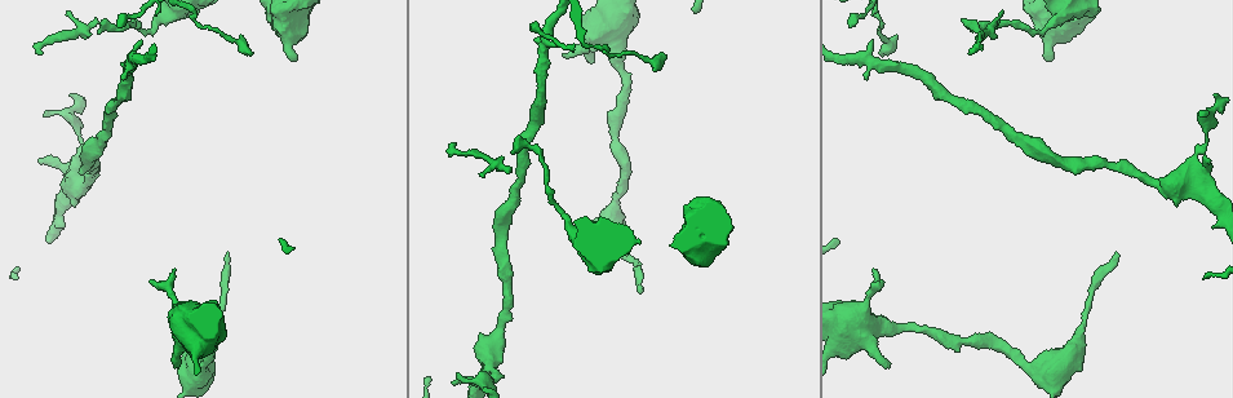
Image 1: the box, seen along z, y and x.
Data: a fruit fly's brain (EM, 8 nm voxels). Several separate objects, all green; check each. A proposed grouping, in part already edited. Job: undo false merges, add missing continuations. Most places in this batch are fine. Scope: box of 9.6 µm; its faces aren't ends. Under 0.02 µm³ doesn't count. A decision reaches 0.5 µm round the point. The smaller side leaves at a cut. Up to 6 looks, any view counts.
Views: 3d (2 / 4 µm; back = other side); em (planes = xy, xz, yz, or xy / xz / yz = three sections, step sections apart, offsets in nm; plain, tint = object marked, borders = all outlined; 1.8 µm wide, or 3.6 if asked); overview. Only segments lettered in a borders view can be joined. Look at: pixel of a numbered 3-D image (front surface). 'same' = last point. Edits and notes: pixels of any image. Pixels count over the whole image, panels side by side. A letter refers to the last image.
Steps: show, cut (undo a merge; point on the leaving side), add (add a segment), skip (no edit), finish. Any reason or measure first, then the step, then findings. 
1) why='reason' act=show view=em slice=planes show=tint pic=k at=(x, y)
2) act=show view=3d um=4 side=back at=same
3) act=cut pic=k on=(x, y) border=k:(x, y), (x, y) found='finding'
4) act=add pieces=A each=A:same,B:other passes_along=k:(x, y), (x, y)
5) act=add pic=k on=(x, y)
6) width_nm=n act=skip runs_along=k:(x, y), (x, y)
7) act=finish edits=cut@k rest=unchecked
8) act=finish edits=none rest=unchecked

why='free end' act=show view=3d um=2 side=back pic=1 at=(453, 381)

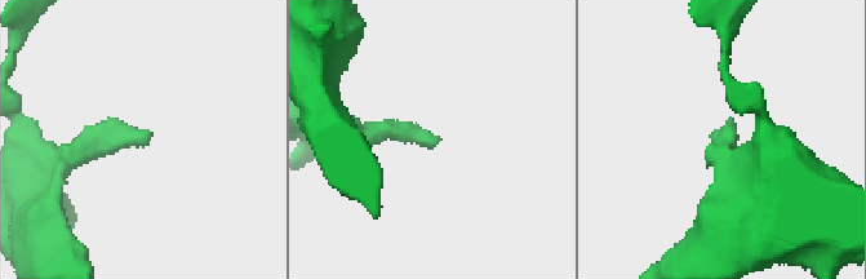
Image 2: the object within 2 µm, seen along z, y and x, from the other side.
why='need the tissue' act=show view=em slice=xy step=16 show=borders pic=2 at=(148, 143)

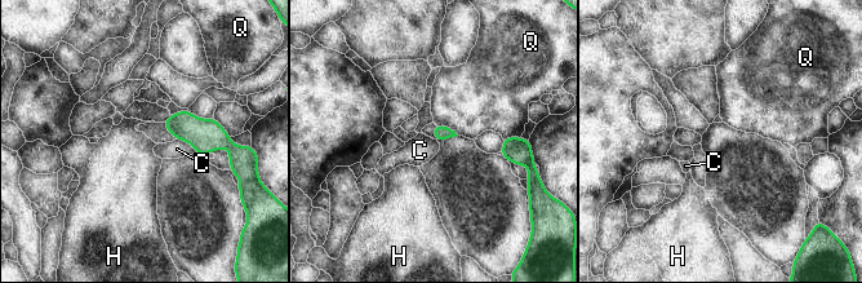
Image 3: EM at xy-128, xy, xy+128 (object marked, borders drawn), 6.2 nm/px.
act=show view=em slice=planes show=borders at=same

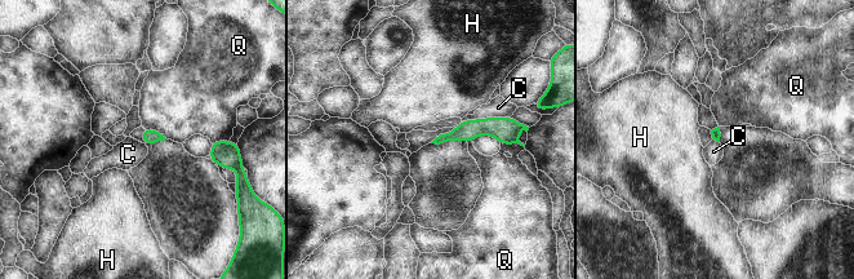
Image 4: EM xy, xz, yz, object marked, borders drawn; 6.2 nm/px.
act=skip each=C:other,H:other,Q:other runs_along=4:(508, 136), (472, 128), (439, 140) found='no lettered segment goes on from it'

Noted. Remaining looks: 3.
act=show view=3d um=4 side=back pic=1 at=(874, 269)

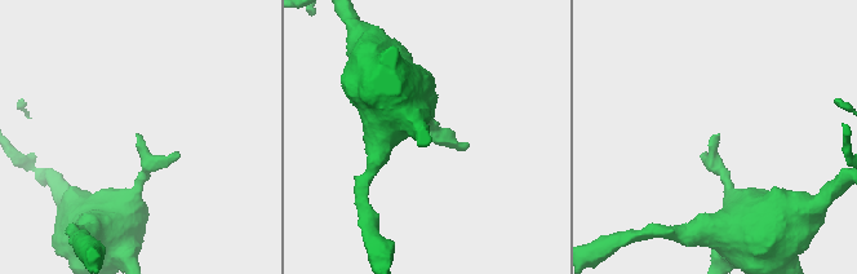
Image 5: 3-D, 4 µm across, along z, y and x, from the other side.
why='now the EM' act=show view=em slice=planes show=borders pic=5 at=(138, 134)

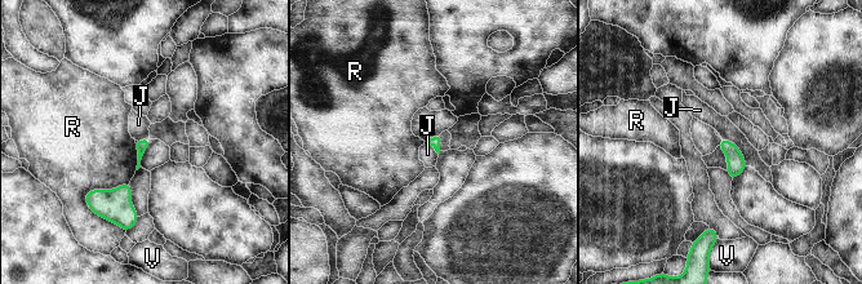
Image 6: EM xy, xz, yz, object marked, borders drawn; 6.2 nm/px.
longest_contact=R:320nm act=skip each=J:other,R:other,V:other border=6:(720, 136), (740, 150), (747, 165) found='no lettered segment goes on from it'

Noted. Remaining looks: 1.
act=finish edits=none rest=unchecked

